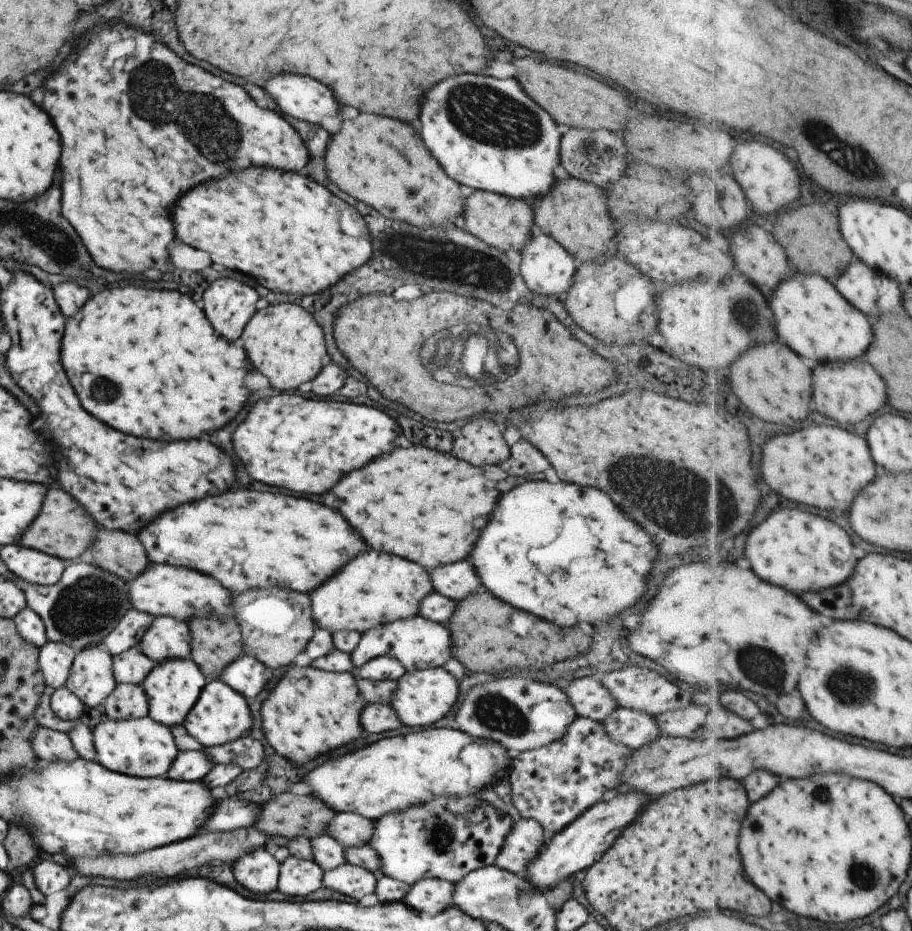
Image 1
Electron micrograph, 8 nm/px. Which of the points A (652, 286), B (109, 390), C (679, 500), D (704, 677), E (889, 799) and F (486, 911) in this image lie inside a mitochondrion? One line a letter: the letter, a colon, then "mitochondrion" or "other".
A: other
B: mitochondrion
C: mitochondrion
D: other
E: other
F: other

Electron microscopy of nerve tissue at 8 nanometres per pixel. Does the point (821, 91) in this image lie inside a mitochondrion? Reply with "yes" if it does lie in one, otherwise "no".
no

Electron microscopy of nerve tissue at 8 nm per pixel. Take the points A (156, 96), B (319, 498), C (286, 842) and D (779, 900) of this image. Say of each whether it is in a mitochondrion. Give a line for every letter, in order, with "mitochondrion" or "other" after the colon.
A: mitochondrion
B: other
C: other
D: other

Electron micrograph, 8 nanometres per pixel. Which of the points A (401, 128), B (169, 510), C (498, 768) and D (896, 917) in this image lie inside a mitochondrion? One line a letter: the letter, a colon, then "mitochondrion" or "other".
A: other
B: other
C: other
D: other

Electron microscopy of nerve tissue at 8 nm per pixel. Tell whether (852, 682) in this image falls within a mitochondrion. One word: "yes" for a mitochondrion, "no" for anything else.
yes

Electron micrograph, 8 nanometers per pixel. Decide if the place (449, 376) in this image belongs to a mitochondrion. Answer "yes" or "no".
yes

